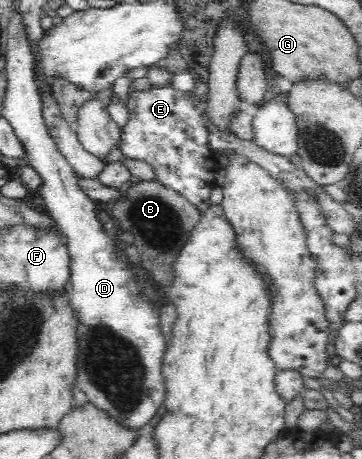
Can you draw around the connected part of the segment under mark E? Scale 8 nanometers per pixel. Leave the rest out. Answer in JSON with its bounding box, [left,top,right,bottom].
[115,85,217,216]

